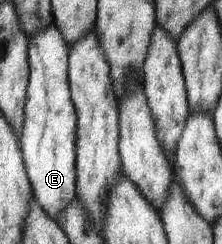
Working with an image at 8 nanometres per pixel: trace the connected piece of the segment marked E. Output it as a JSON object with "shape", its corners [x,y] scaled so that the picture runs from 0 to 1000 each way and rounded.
{"shape":[[[252,98],[225,102],[198,131],[135,156],[131,168],[131,373],[113,430],[113,529],[95,570],[95,607],[131,738],[149,750],[153,811],[225,898],[266,906],[275,877],[306,861],[347,807],[347,434],[329,418],[329,381],[311,336],[311,193]]]}

